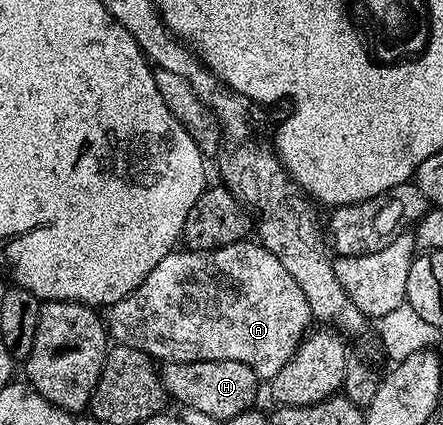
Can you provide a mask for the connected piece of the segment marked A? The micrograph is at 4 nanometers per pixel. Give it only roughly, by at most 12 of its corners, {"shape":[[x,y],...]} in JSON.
{"shape":[[256,240],[173,249],[106,314],[161,363],[272,379],[313,322]]}

